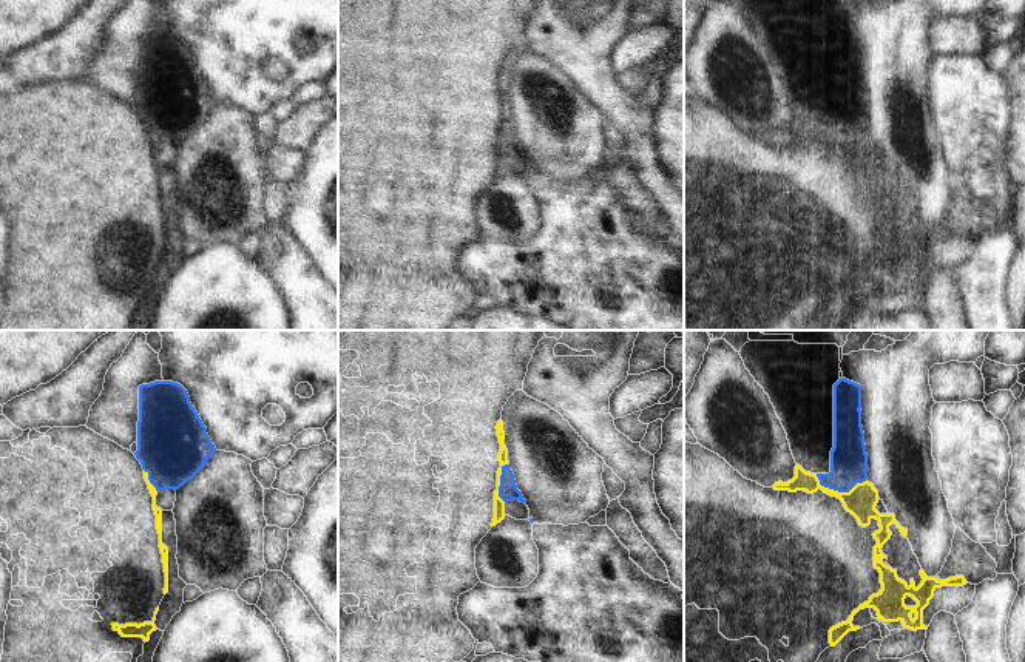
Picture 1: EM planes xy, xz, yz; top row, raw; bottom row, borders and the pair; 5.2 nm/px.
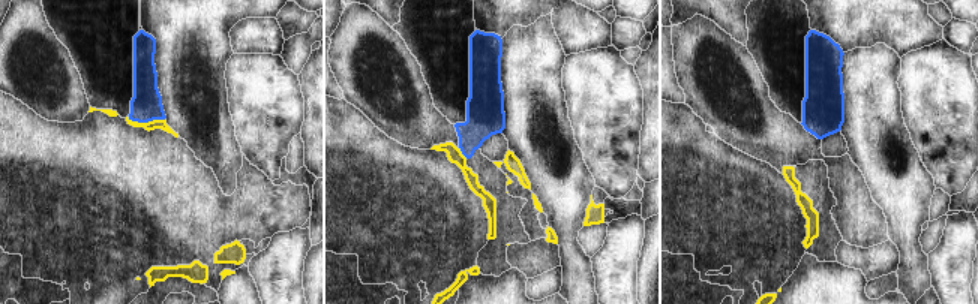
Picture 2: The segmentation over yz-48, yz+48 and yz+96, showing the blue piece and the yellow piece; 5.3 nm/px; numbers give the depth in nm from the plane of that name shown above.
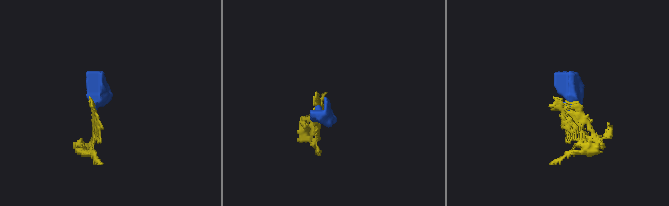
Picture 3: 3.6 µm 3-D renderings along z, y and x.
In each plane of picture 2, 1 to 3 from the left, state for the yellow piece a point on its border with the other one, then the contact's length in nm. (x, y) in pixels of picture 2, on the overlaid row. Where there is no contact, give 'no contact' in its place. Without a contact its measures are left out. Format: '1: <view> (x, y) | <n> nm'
1: yz-48 (146, 122) | 200 nm
2: yz+48 (462, 153) | 80 nm
3: no contact

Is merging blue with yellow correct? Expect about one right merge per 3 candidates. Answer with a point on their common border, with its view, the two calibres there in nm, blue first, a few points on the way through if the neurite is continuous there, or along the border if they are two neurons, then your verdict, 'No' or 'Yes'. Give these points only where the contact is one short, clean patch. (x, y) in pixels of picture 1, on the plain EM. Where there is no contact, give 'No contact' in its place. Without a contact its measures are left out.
Touches blue at yz (838, 145). Thickness 190 nm (blue) against 160 nm. Boundary: yz (815, 128), (822, 139), (838, 145), (849, 145), (866, 133). No

